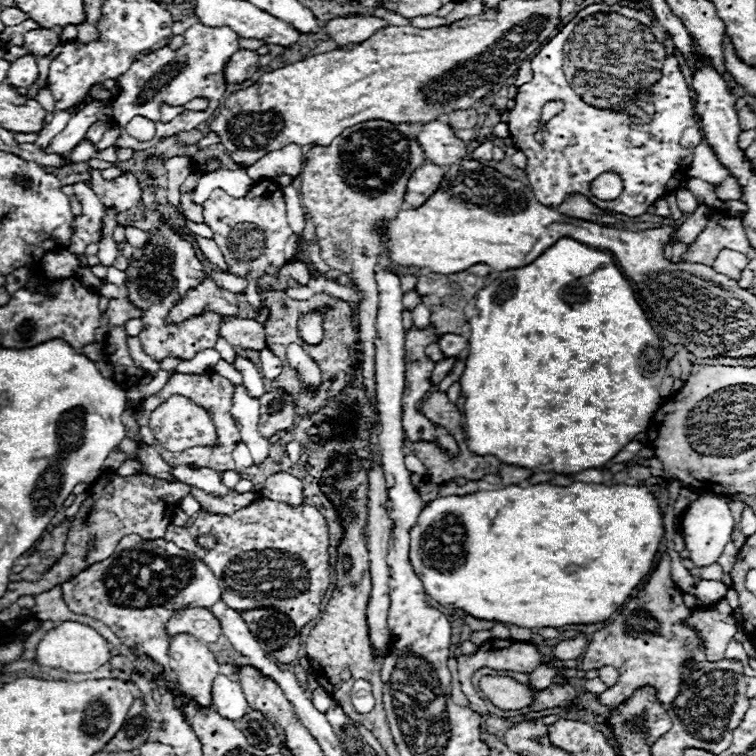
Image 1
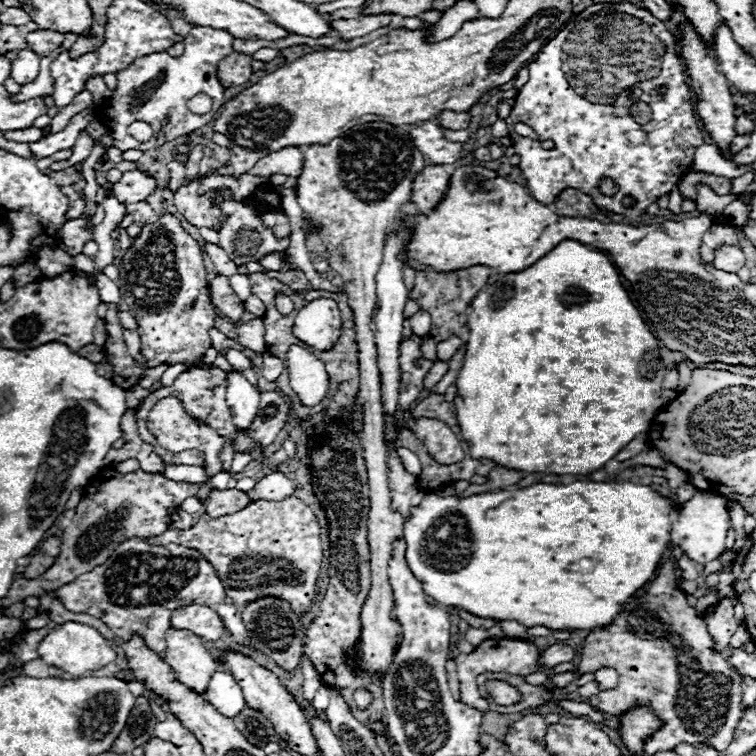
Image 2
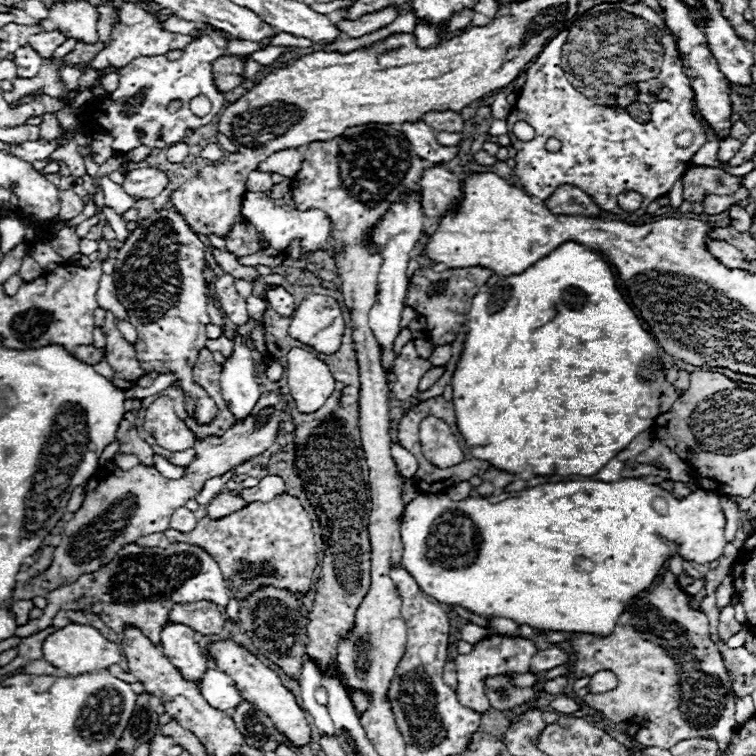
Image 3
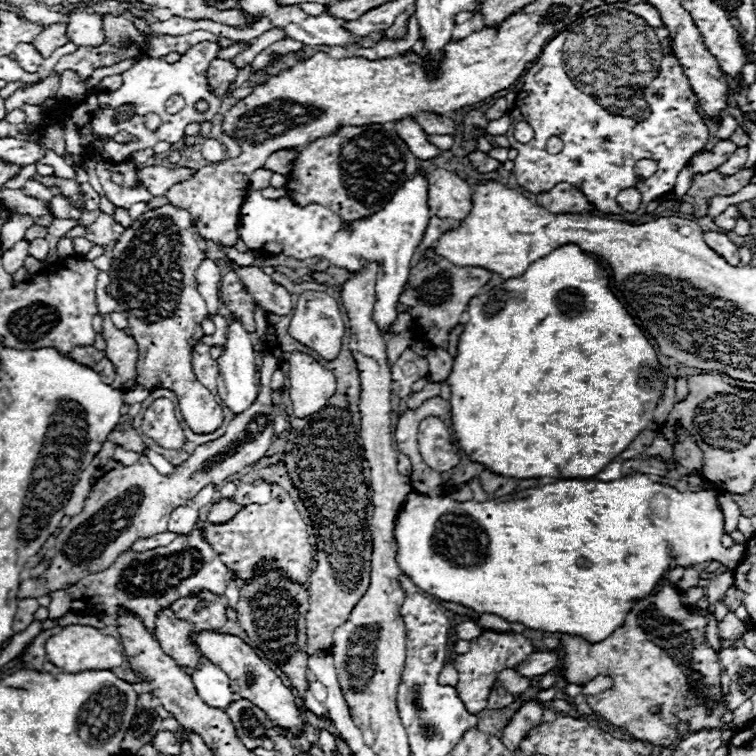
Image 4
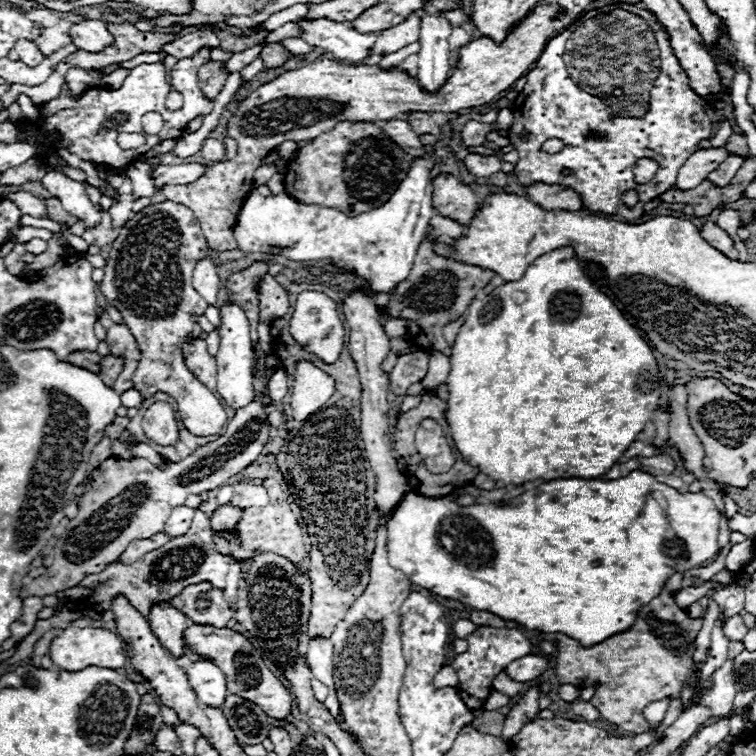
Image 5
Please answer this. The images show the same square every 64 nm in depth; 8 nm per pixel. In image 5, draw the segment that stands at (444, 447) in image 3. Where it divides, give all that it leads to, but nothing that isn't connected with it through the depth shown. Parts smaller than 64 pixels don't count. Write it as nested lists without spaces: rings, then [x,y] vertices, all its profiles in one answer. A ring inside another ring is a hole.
[[[432,419],[423,420],[418,427],[416,450],[430,472],[446,472],[456,462],[442,428]]]

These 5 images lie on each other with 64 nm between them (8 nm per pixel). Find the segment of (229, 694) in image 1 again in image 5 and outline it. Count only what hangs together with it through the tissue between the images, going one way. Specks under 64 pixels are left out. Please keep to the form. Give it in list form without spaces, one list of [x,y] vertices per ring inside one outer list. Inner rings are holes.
[[[198,660],[186,670],[186,674],[190,678],[190,686],[194,686],[194,692],[202,702],[210,706],[222,706],[224,698],[228,696],[226,676],[216,664],[210,660]]]

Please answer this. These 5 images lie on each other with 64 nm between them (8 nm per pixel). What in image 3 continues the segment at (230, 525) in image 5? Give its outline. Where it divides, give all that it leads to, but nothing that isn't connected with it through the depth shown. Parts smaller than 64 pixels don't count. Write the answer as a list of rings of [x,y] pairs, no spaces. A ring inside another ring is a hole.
[[[222,492],[218,494],[210,504],[208,504],[208,516],[212,520],[218,520],[218,518],[224,518],[232,512],[238,512],[246,506],[246,502],[240,498],[240,496],[234,496],[230,492]]]

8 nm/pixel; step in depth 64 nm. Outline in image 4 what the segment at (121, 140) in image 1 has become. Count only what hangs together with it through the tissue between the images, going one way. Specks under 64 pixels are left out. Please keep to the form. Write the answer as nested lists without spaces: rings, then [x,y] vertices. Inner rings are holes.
[[[200,42],[196,46],[192,46],[178,62],[168,64],[164,62],[164,58],[152,58],[152,60],[140,60],[136,62],[130,70],[126,70],[122,74],[122,86],[116,92],[92,92],[88,94],[82,102],[76,104],[58,104],[54,110],[46,112],[46,116],[50,120],[64,120],[64,118],[72,118],[78,136],[80,136],[80,146],[82,146],[82,156],[86,154],[94,154],[96,152],[96,142],[104,142],[104,150],[102,150],[102,158],[114,164],[126,162],[132,152],[136,150],[144,150],[144,148],[152,148],[158,140],[166,140],[170,144],[176,144],[178,140],[182,140],[182,132],[186,128],[186,124],[190,122],[204,122],[204,120],[212,120],[214,114],[218,112],[222,98],[214,96],[208,86],[206,86],[206,68],[210,66],[210,62],[216,58],[216,54],[220,52],[220,46],[214,42]],[[172,94],[180,94],[186,100],[184,110],[180,110],[178,114],[168,114],[164,110],[164,102],[172,96]],[[198,100],[206,100],[208,102],[208,110],[206,112],[198,112],[196,110],[196,102]],[[146,112],[154,112],[162,118],[162,126],[158,132],[150,132],[146,130],[146,126],[142,124],[142,116]],[[126,130],[128,134],[138,136],[140,140],[136,144],[118,144],[114,142],[114,136]]]

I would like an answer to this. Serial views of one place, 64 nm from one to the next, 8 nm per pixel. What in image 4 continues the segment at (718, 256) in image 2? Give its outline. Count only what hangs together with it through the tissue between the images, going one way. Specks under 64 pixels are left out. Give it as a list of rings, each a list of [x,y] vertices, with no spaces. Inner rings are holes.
[[[712,230],[710,232],[704,232],[704,240],[706,240],[706,244],[710,248],[714,246],[714,250],[718,254],[722,254],[722,258],[726,258],[726,262],[730,262],[734,266],[740,264],[740,256],[738,256],[736,244],[724,232],[712,232]]]

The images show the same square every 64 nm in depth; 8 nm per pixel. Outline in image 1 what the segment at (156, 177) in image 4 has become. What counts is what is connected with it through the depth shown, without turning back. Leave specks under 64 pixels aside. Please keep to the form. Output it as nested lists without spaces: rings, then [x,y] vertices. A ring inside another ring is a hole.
[[[93,170],[90,186],[104,206],[114,206],[118,212],[136,206],[144,192],[140,180],[128,172],[116,180],[104,180],[100,170]]]

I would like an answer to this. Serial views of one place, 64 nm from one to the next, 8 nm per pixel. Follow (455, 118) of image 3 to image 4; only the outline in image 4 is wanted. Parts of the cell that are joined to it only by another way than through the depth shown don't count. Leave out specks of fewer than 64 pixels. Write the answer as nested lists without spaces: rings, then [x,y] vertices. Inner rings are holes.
[[[422,112],[422,114],[412,116],[412,118],[414,118],[414,122],[418,122],[422,126],[422,130],[426,130],[426,134],[454,134],[454,130],[456,130],[452,118],[440,120],[438,114]]]

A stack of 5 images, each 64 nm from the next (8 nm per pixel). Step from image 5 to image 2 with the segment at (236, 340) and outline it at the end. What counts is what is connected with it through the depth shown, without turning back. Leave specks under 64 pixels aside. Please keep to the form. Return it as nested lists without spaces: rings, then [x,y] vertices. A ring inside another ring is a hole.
[[[232,368],[226,376],[226,402],[230,402],[234,424],[242,430],[248,430],[258,412],[260,390],[250,384],[246,376],[236,368]]]

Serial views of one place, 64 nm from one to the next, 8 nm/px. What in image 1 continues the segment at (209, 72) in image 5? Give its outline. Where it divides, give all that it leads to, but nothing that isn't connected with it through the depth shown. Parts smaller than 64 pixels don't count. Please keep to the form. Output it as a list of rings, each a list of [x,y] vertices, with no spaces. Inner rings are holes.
[[[238,50],[234,58],[226,64],[224,78],[228,84],[242,84],[244,80],[250,80],[252,74],[258,70],[258,54],[250,50]]]

